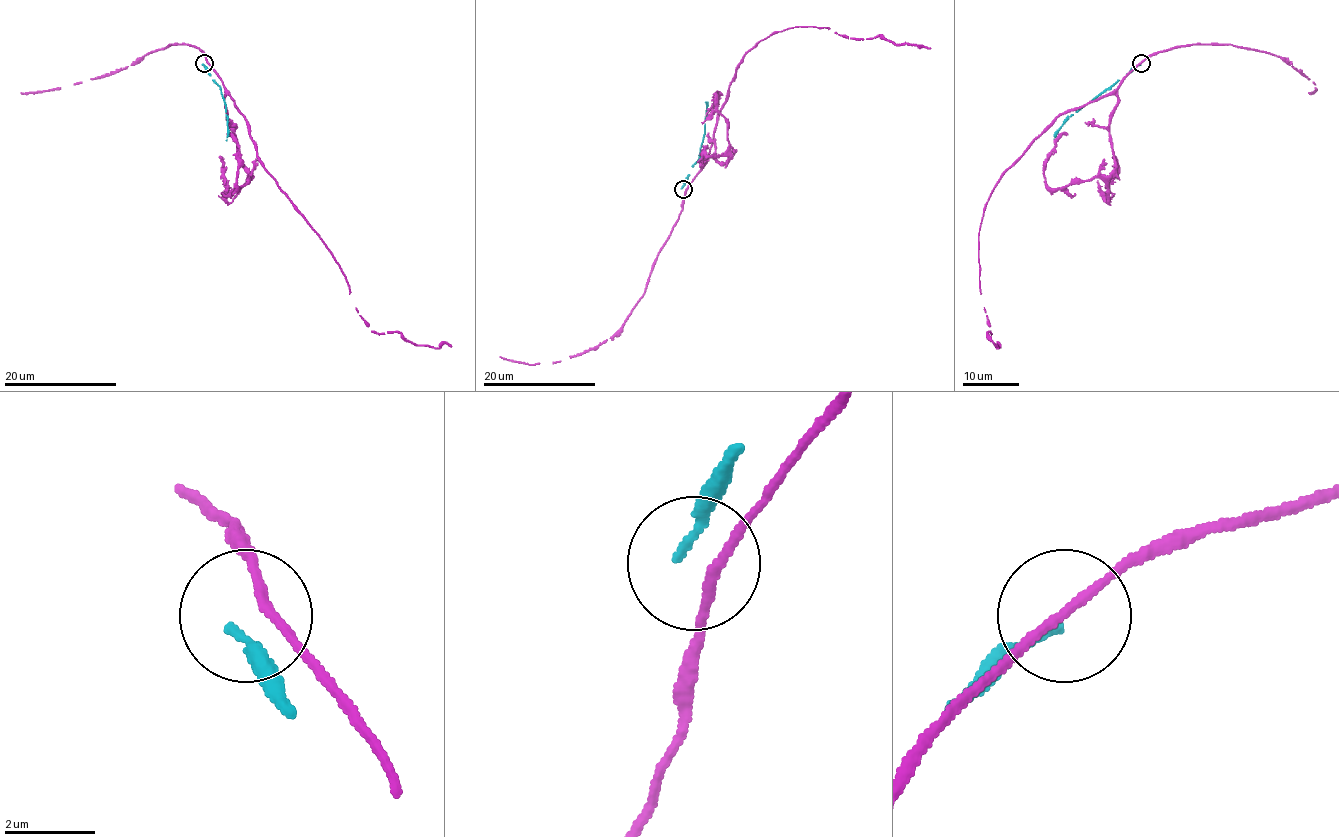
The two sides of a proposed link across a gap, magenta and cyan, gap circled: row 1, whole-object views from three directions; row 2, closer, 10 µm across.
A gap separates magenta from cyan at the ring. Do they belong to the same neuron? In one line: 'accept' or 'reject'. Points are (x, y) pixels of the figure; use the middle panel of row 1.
reject

